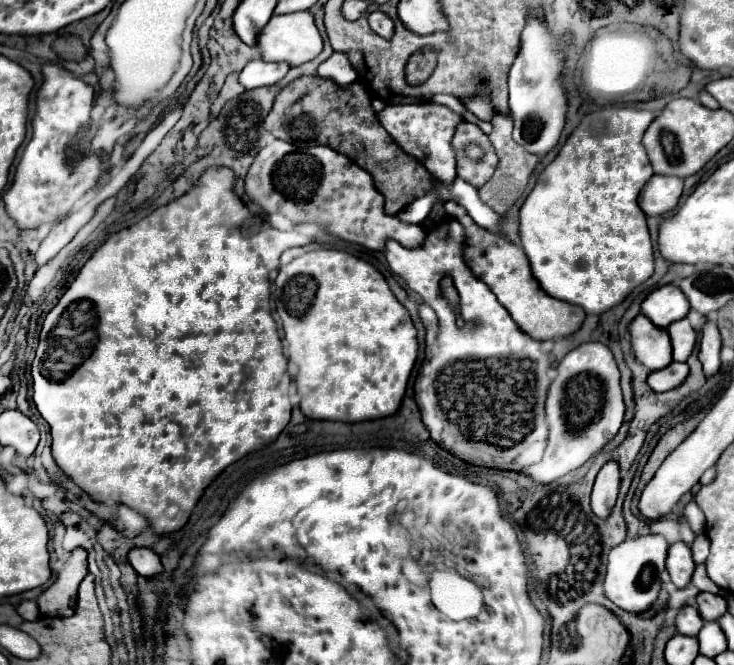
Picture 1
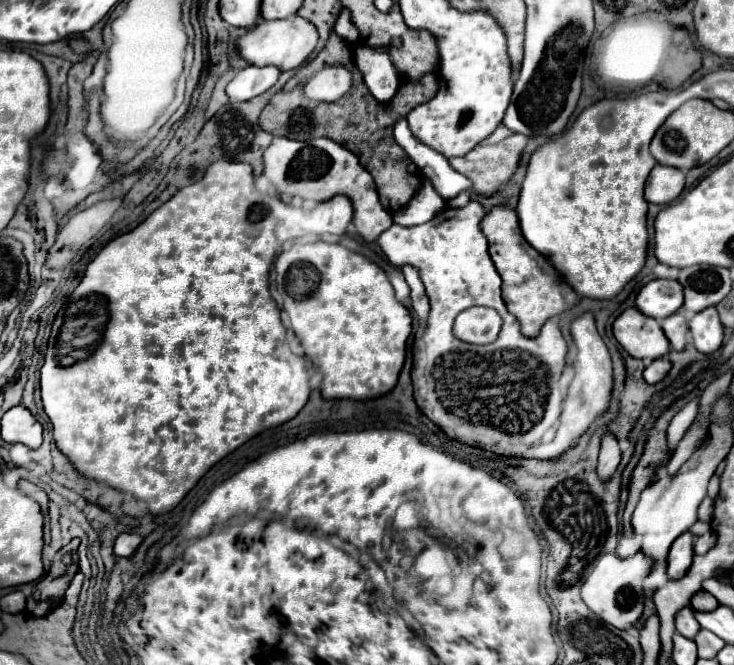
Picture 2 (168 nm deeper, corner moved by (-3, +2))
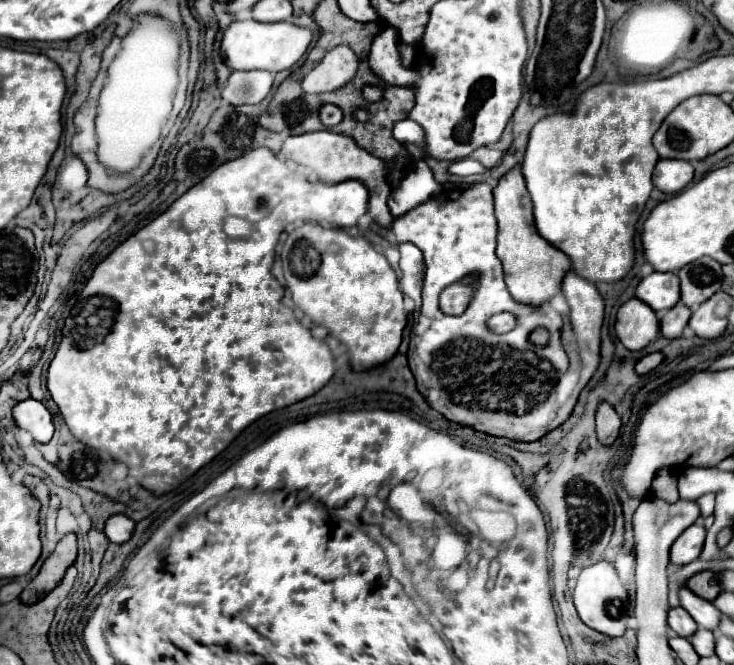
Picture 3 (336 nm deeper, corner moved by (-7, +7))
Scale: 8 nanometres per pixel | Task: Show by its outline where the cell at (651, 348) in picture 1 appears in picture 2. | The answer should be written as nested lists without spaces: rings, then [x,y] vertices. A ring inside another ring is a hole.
[[[637,308],[625,310],[613,322],[613,334],[633,358],[657,360],[669,354],[669,340],[659,322],[641,314]]]

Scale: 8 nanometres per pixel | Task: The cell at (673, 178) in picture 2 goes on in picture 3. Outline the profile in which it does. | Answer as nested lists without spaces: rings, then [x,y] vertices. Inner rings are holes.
[[[659,159],[653,171],[653,185],[663,193],[679,193],[693,179],[693,165],[681,159]]]

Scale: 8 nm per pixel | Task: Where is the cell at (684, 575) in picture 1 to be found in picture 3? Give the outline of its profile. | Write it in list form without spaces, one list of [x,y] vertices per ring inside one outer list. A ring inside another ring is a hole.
[[[691,525],[689,529],[685,529],[685,533],[681,533],[681,537],[677,537],[677,541],[673,543],[671,549],[671,563],[673,565],[687,565],[691,561],[695,561],[701,555],[705,543],[705,527],[703,525]]]

